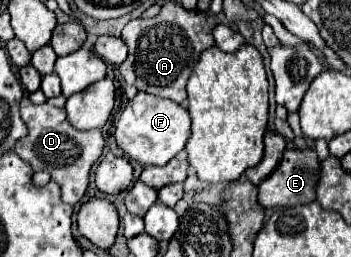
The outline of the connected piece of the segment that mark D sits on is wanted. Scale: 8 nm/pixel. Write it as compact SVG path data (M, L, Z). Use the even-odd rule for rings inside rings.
M24 96L20 102L20 114L22 120L28 124L28 136L24 136L16 144L16 154L22 160L26 160L34 168L34 172L38 170L50 172L52 180L58 182L62 188L62 200L66 204L76 204L88 188L88 176L92 164L102 156L104 150L102 132L100 130L80 132L72 128L72 124L68 122L64 108L56 108L50 104L36 106L28 100L28 96Z

